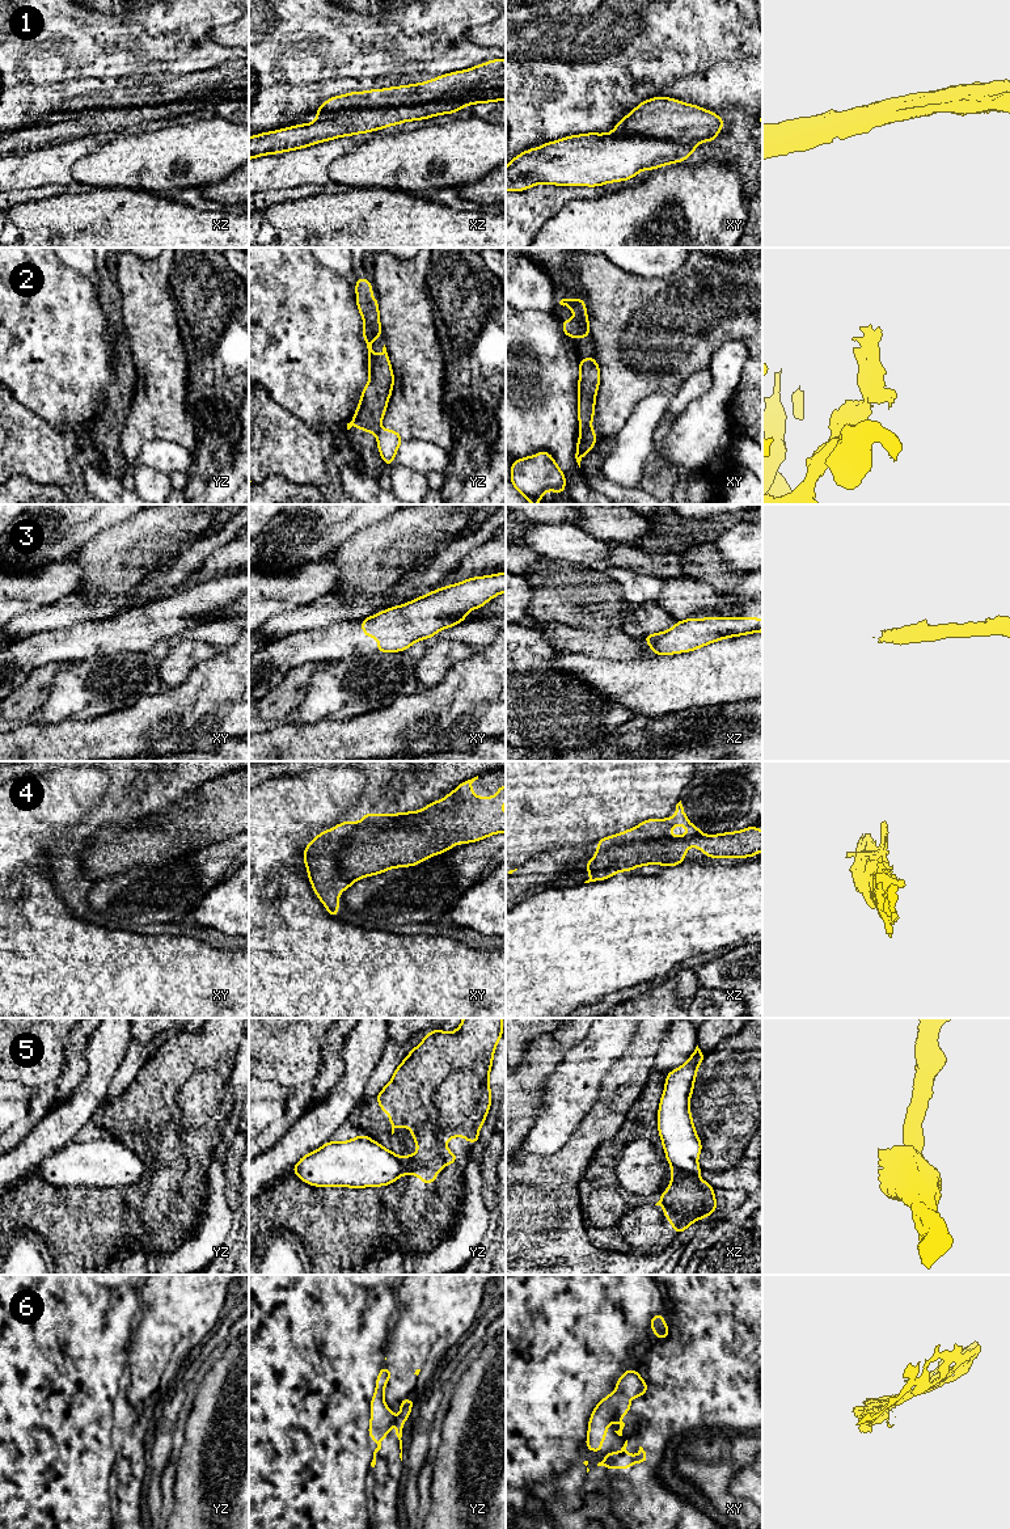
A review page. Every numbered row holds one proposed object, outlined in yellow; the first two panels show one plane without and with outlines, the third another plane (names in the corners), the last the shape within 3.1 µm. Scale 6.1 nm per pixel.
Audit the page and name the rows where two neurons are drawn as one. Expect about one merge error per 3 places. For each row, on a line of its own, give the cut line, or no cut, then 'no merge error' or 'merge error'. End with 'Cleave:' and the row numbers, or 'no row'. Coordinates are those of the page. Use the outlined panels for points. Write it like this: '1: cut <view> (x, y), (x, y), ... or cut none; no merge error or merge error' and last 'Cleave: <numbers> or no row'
1: cut xz (504, 88), (469, 92), (410, 106), (353, 110), (318, 121); merge error
2: cut xy (590, 429), (580, 433); merge error
3: cut none; no merge error
4: cut none; no merge error
5: cut xz (672, 1166), (696, 1175); merge error
6: cut none; no merge error
Cleave: 1, 2, 5

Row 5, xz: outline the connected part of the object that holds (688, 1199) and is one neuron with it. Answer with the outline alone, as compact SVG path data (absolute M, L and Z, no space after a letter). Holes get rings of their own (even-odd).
M672 1167L671 1186L655 1205L664 1205L662 1212L677 1234L694 1221L717 1212L714 1188L697 1175Z

